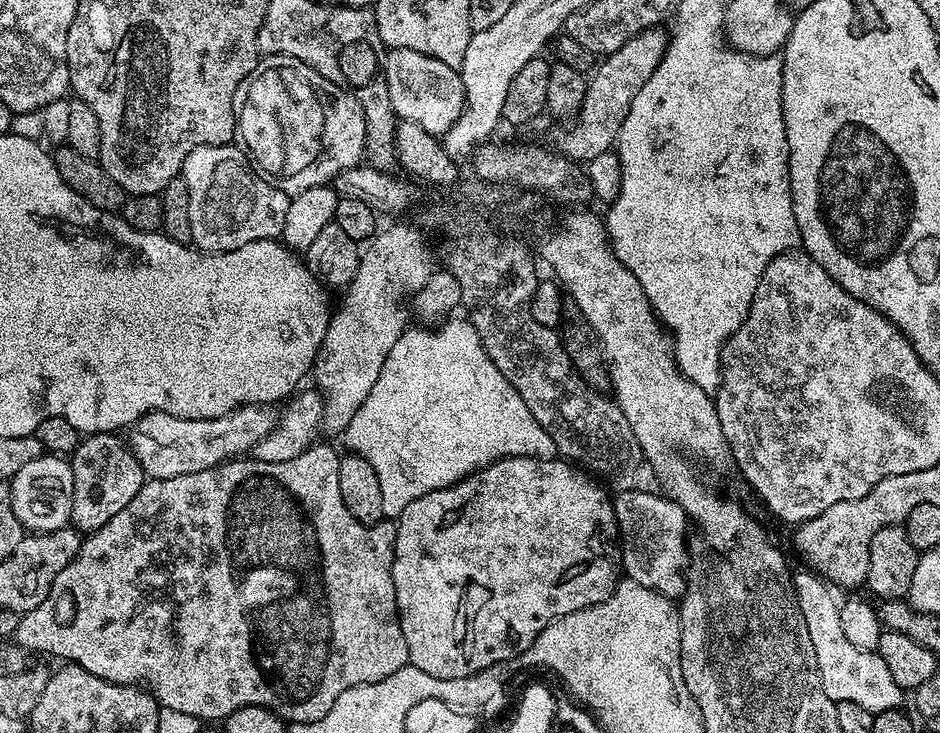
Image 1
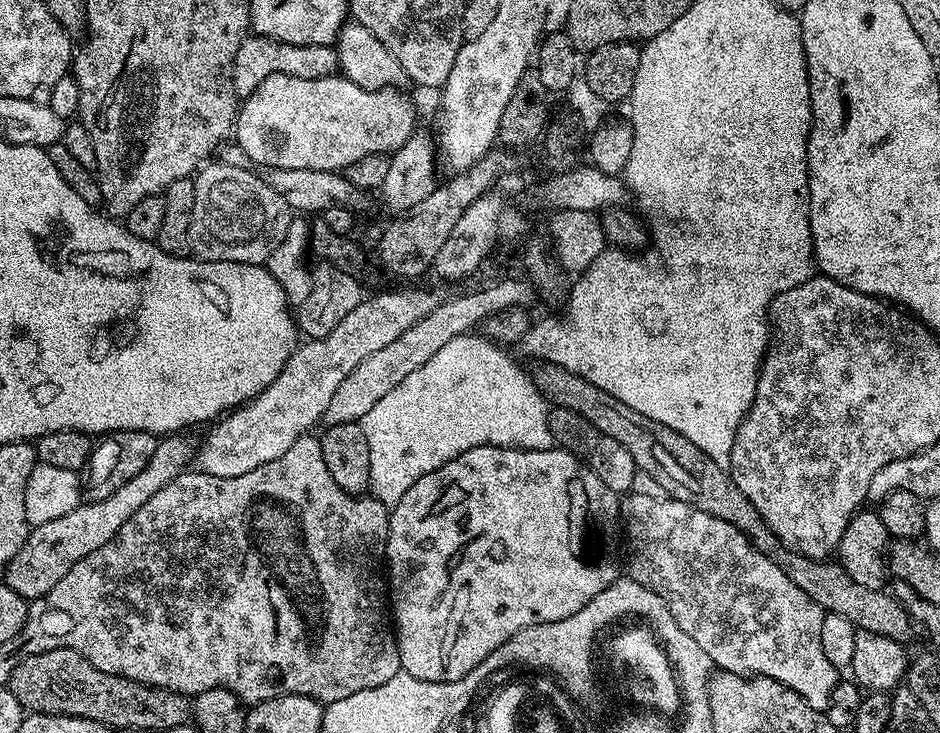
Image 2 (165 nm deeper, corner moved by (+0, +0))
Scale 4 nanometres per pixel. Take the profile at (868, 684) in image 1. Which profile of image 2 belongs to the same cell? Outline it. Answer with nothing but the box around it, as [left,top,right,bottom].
[620,492,838,712]

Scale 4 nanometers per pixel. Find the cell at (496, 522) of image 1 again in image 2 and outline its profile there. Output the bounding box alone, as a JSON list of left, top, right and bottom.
[386,444,620,682]

